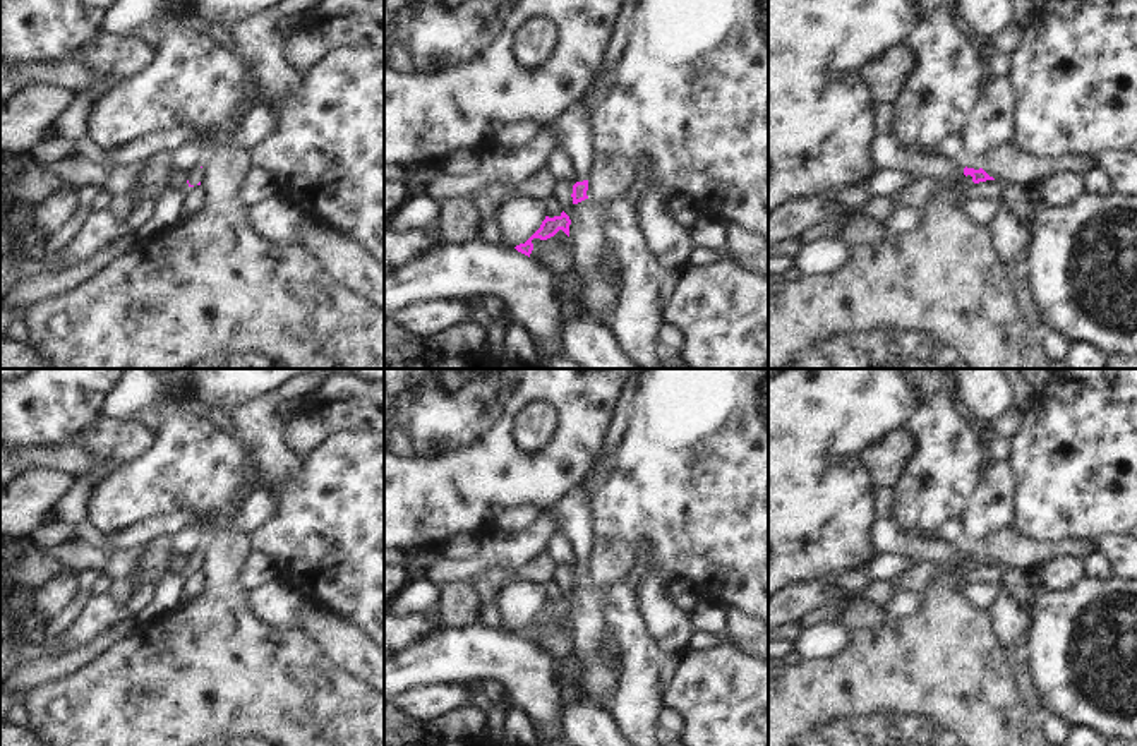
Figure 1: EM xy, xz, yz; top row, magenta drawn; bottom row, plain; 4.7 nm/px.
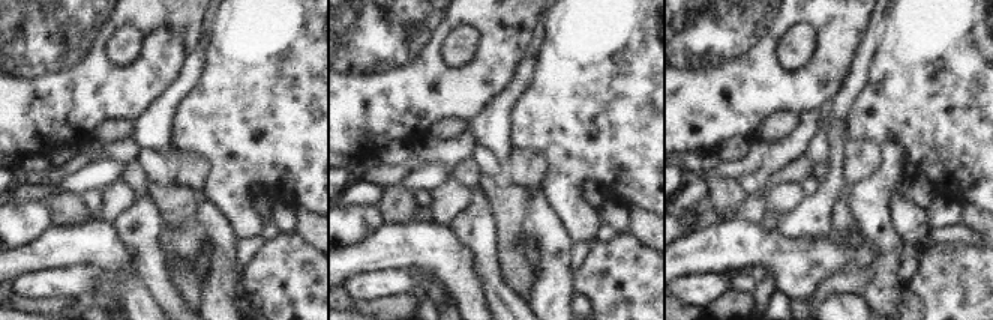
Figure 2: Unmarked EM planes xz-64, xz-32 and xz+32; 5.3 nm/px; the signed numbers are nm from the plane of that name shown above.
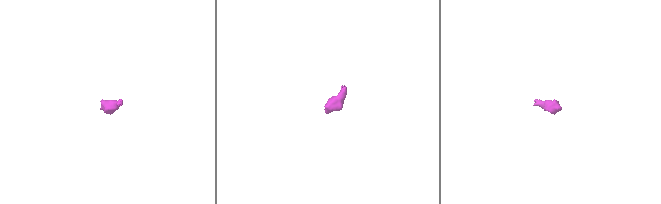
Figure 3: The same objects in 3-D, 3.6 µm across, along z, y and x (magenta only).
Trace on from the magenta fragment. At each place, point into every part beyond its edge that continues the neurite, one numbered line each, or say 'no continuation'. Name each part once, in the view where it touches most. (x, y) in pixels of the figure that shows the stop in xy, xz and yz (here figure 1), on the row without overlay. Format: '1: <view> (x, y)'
1: xz (573, 517)

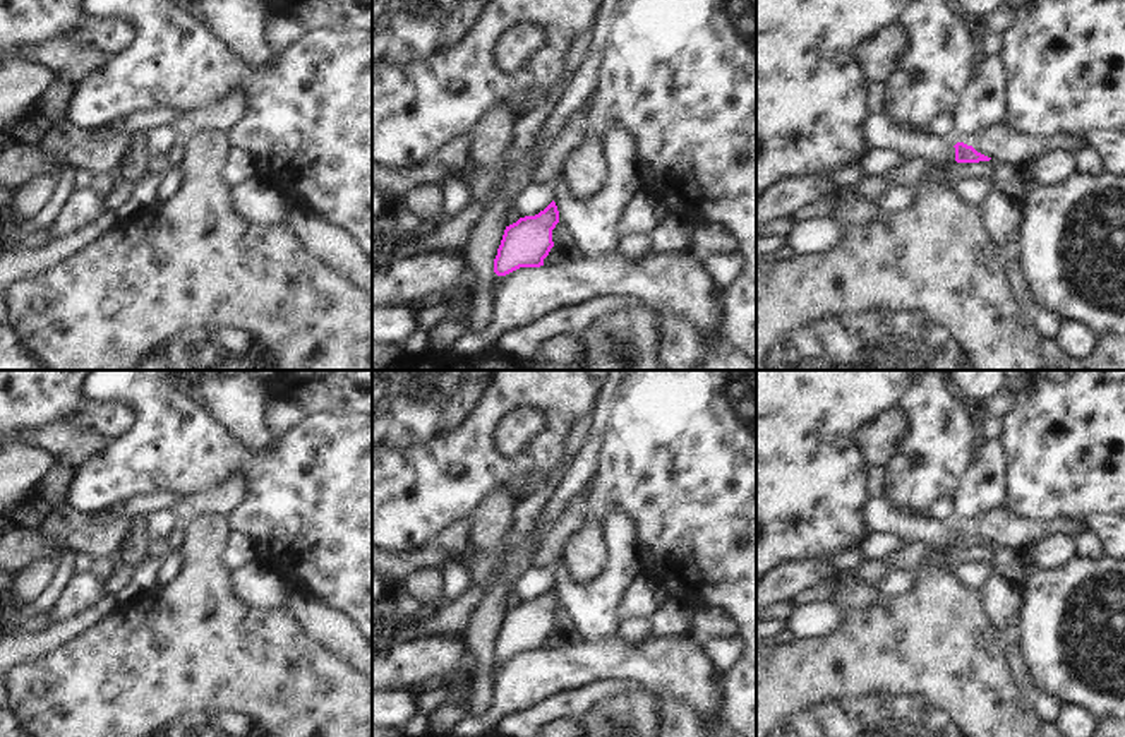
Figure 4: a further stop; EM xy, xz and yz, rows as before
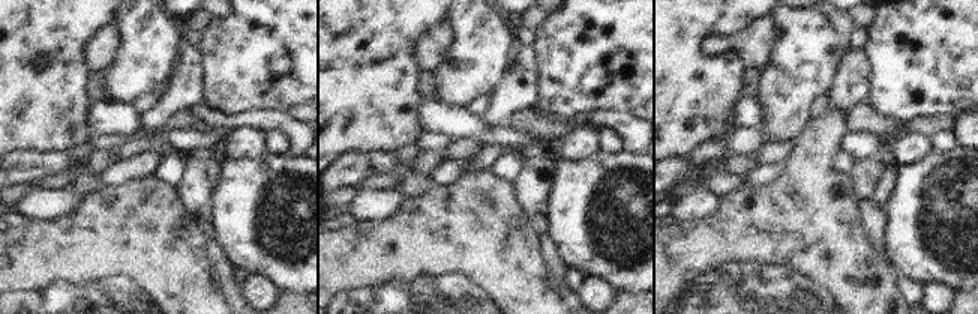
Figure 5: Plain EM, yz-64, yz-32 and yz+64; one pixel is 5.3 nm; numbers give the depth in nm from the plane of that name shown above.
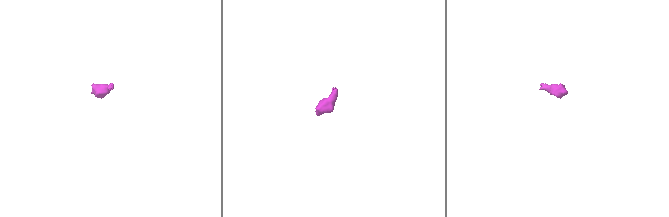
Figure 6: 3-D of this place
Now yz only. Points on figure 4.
1: yz (878, 515)

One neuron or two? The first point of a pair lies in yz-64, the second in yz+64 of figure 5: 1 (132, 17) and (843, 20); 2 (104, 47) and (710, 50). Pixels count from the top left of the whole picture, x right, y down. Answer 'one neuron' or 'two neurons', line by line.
1: two neurons
2: one neuron

